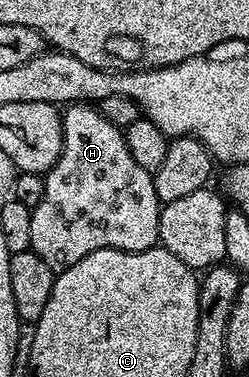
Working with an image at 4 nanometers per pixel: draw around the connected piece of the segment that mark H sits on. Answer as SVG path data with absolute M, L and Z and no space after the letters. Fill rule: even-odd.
M90 103L65 106L60 159L44 175L42 198L30 214L30 248L55 271L80 263L92 251L119 249L139 253L159 244L160 202L154 178L132 159L125 132L108 123Z

